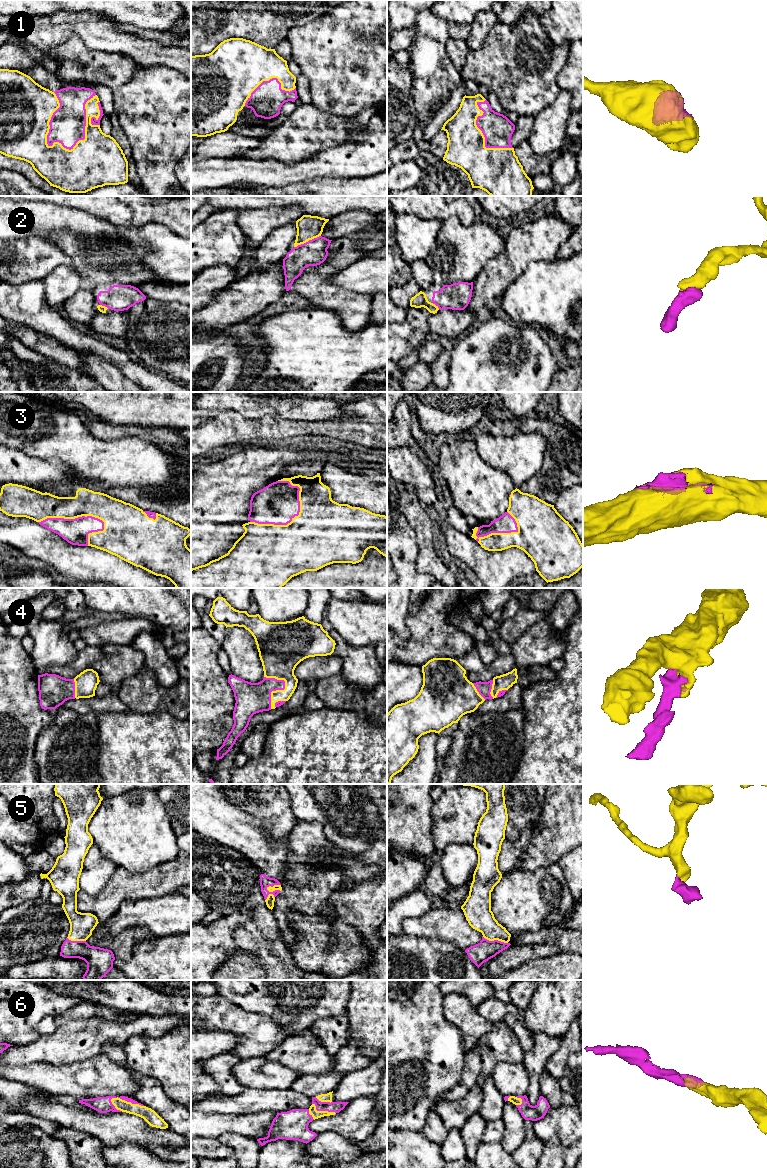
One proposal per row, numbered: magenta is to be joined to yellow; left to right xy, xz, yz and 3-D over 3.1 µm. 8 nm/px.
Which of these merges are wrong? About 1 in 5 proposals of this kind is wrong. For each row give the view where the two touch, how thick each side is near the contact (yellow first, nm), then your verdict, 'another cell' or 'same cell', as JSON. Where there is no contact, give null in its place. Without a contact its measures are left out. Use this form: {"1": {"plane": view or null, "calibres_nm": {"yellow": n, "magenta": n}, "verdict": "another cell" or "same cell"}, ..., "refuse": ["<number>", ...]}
{"1": {"plane": "xy", "calibres_nm": {"yellow": 420, "magenta": 280}, "verdict": "same cell"}, "2": {"plane": "xz", "calibres_nm": {"yellow": 190, "magenta": 200}, "verdict": "same cell"}, "3": {"plane": "xy", "calibres_nm": {"yellow": 200, "magenta": 200}, "verdict": "same cell"}, "4": {"plane": "xz", "calibres_nm": {"yellow": 300, "magenta": 240}, "verdict": "same cell"}, "5": {"plane": "xz", "calibres_nm": {"yellow": 50, "magenta": 90}, "verdict": "same cell"}, "6": {"plane": "xy", "calibres_nm": {"yellow": 110, "magenta": 40}, "verdict": "same cell"}, "refuse": []}

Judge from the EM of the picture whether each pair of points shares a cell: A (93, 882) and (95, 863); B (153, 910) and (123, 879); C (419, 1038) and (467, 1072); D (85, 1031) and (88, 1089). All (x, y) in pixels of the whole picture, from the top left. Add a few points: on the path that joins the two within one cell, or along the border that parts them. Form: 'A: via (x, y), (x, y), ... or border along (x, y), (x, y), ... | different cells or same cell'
A: via (93, 877), (95, 868) | same cell
B: border along (165, 894), (159, 897), (125, 900), (119, 905) | different cells
C: border along (465, 1054), (461, 1077), (450, 1089) | different cells
D: border along (101, 1053), (87, 1059), (63, 1064) | different cells

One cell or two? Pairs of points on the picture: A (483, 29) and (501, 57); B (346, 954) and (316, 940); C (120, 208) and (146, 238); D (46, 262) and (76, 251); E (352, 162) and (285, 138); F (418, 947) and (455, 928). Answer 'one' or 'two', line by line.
A: two
B: one
C: two
D: two
E: two
F: two

